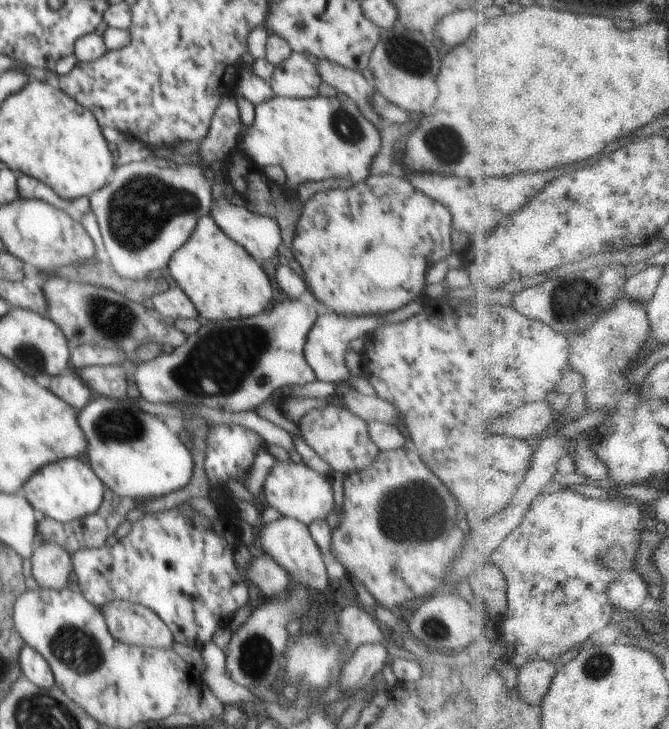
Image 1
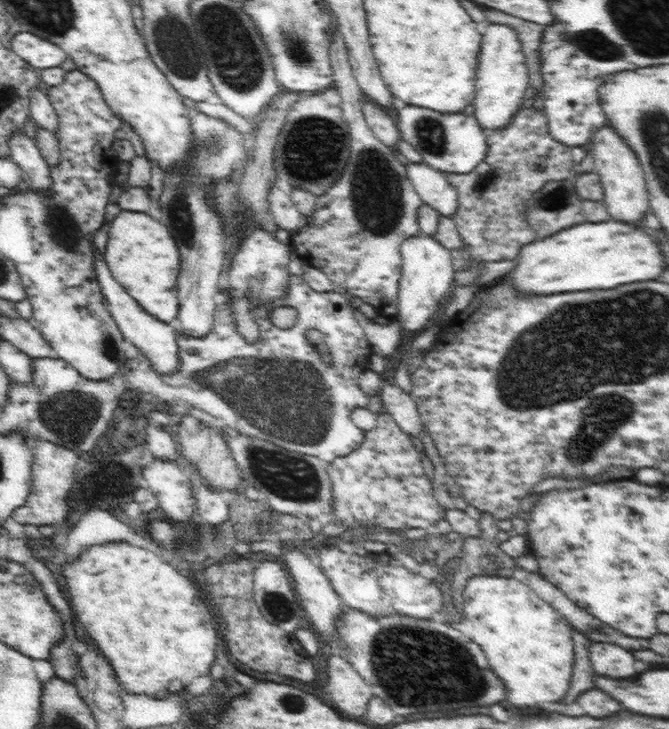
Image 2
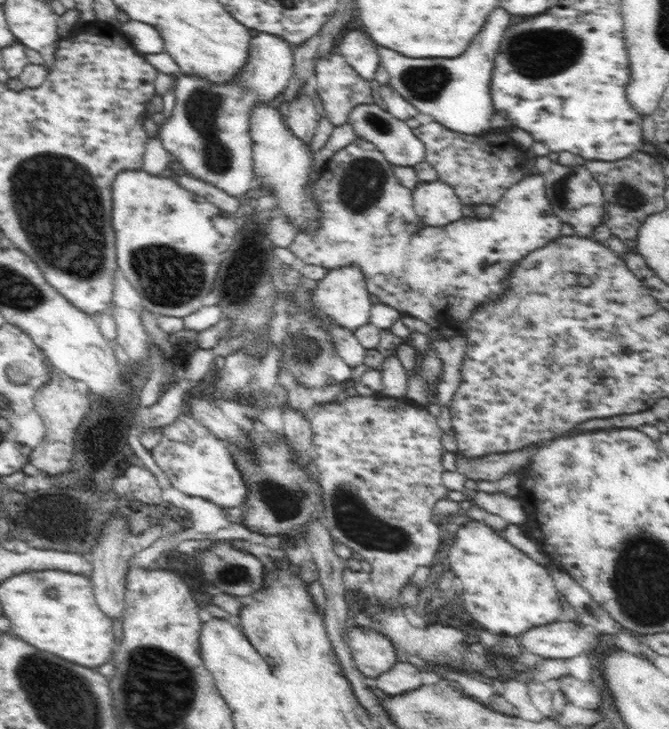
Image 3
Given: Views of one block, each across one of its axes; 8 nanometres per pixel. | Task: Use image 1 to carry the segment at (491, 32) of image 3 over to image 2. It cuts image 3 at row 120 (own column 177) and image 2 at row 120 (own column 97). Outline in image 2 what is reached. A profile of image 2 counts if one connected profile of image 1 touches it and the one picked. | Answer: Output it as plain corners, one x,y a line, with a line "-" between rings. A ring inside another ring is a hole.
403,104
394,114
401,138
409,142
417,150
430,168
452,174
468,174
472,172
486,156
487,132
480,129
474,115
463,112
456,114
440,114
429,108

